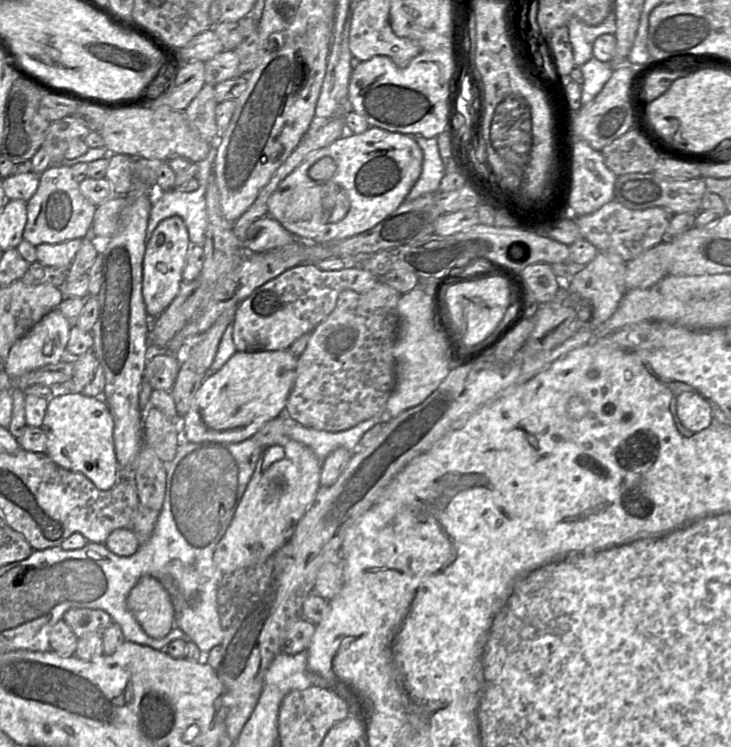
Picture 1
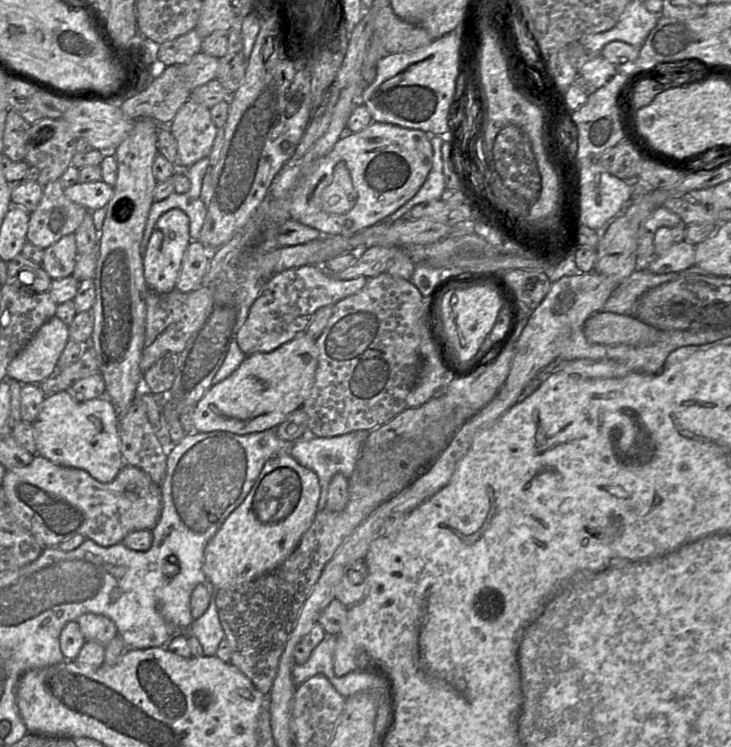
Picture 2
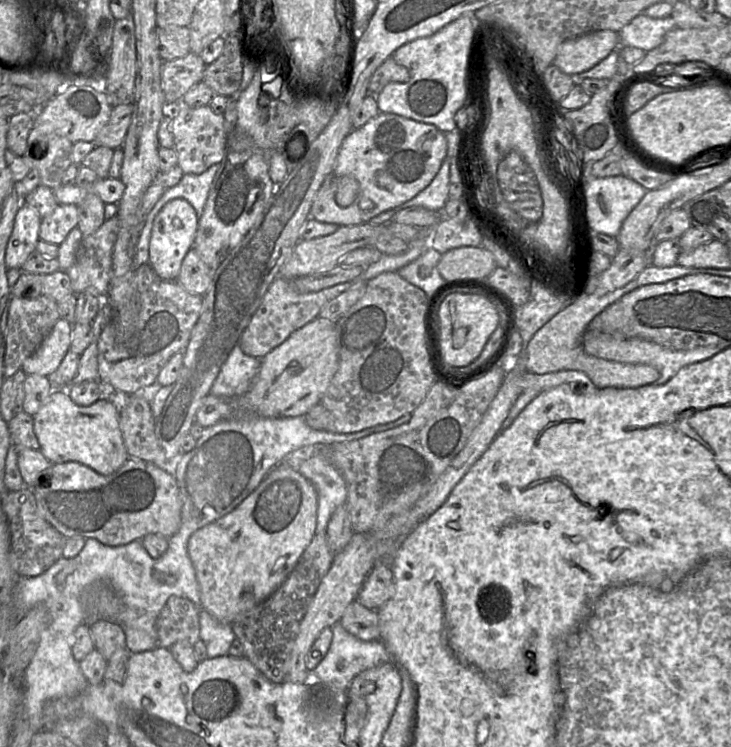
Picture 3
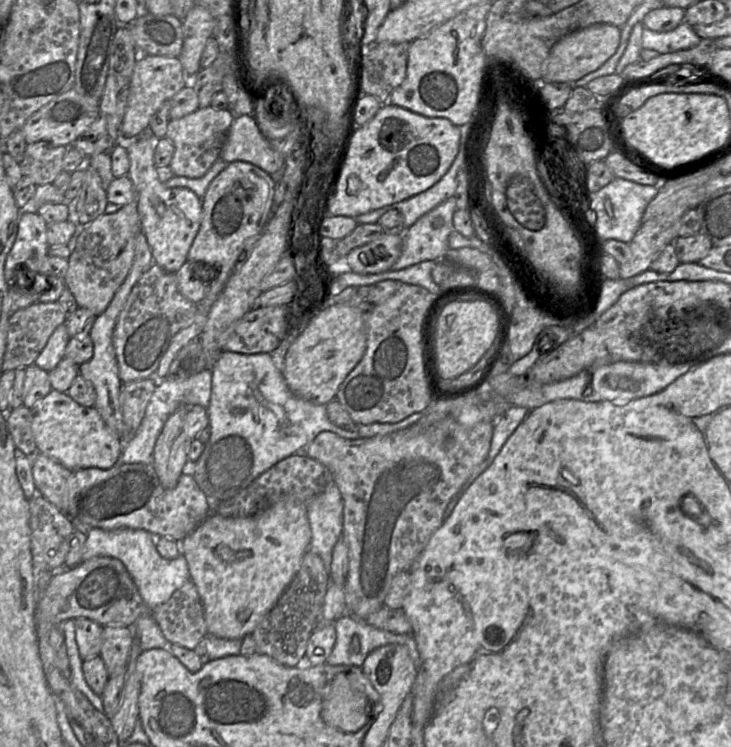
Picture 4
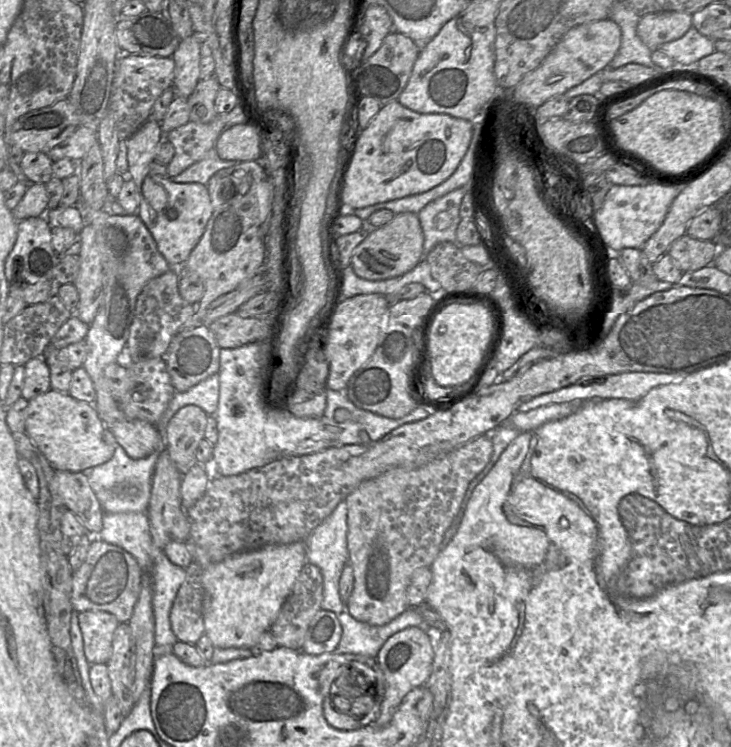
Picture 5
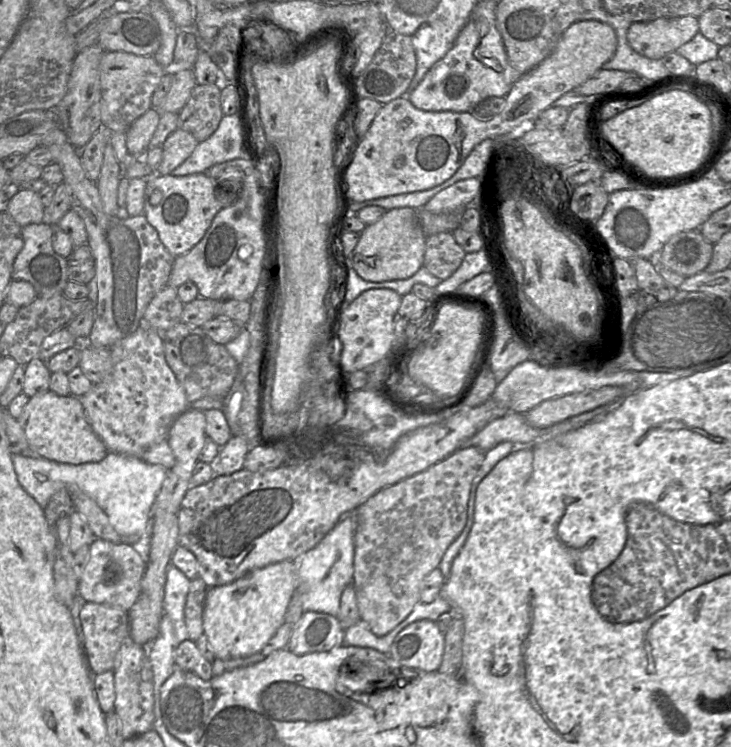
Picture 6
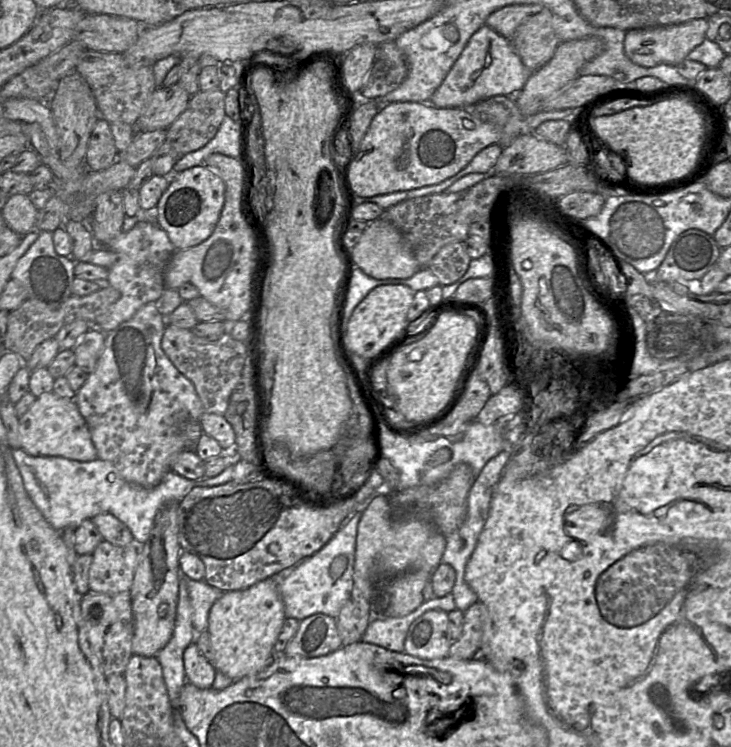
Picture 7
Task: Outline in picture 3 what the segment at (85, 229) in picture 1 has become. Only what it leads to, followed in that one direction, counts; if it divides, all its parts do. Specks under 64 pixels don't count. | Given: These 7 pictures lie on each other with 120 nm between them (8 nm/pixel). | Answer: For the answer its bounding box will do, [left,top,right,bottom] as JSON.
[39,204,78,245]

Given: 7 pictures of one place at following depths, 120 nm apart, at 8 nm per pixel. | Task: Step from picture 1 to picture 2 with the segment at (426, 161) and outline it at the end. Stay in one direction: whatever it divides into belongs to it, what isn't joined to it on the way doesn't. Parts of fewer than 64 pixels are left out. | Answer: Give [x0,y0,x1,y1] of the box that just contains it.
[383,135,446,221]

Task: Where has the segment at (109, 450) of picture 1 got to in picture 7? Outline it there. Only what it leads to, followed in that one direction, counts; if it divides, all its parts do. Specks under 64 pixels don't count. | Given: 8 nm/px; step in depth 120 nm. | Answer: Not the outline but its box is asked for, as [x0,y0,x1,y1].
[19,391,98,462]

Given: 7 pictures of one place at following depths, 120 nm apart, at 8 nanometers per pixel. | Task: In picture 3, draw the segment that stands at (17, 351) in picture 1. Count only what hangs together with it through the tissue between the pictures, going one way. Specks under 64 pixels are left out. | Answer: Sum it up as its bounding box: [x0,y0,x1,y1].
[21,318,72,377]

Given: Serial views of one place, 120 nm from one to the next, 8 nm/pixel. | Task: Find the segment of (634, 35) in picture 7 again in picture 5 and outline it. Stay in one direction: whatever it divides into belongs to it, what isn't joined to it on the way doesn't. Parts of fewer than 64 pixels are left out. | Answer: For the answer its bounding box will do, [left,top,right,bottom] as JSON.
[637,11,692,50]

